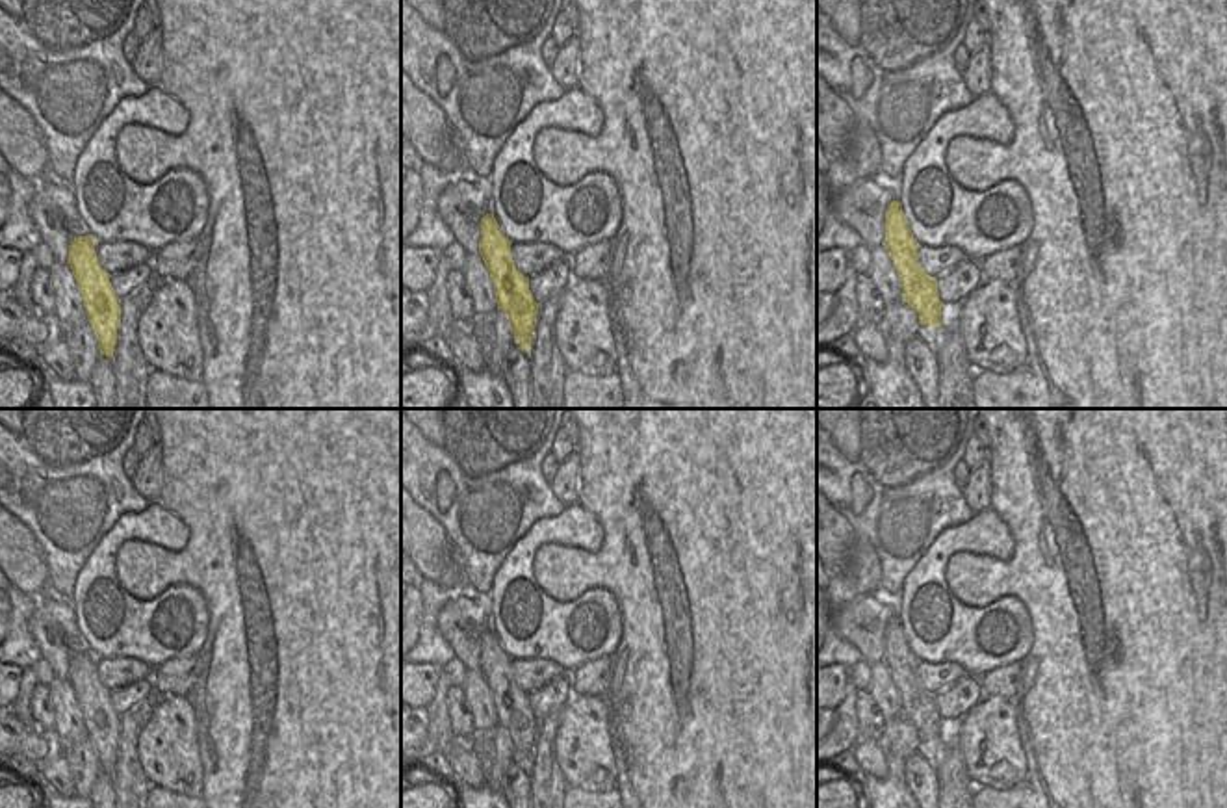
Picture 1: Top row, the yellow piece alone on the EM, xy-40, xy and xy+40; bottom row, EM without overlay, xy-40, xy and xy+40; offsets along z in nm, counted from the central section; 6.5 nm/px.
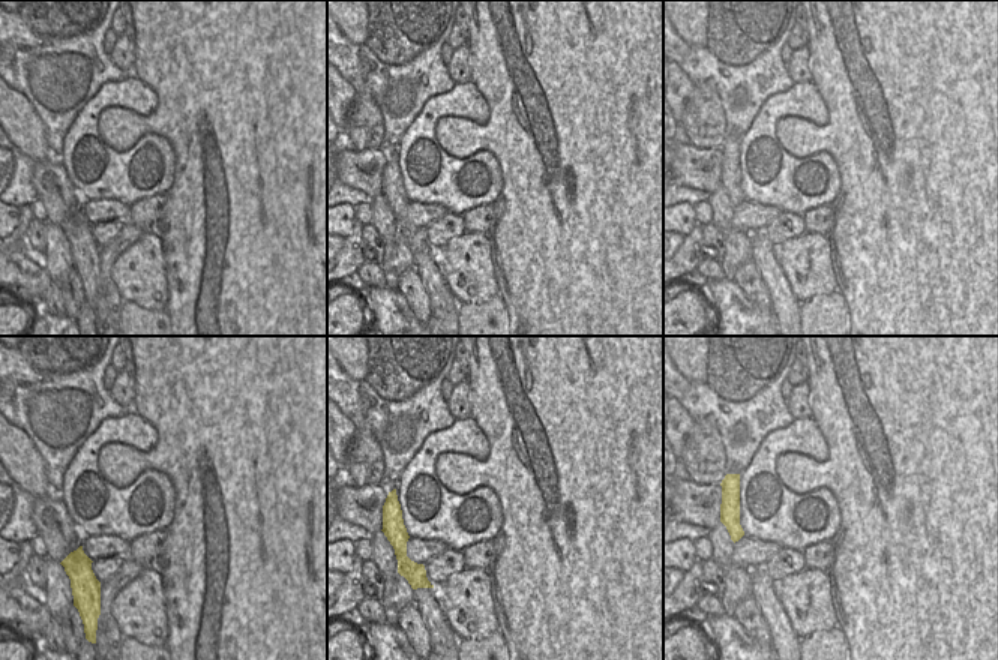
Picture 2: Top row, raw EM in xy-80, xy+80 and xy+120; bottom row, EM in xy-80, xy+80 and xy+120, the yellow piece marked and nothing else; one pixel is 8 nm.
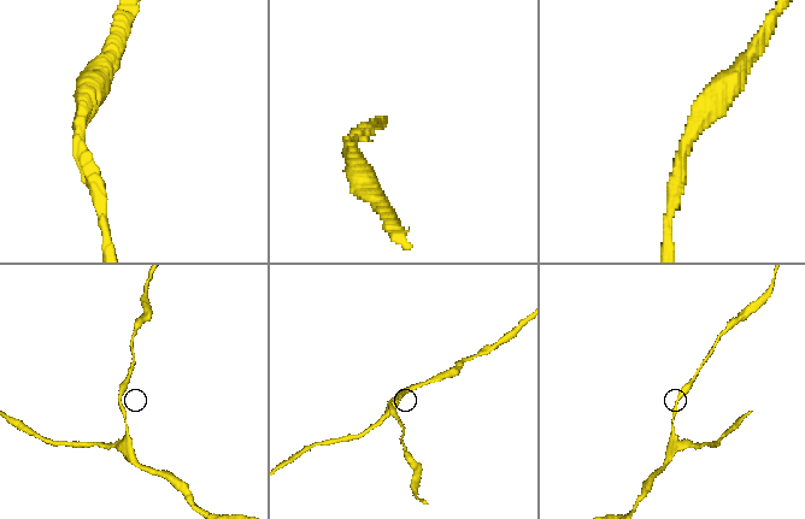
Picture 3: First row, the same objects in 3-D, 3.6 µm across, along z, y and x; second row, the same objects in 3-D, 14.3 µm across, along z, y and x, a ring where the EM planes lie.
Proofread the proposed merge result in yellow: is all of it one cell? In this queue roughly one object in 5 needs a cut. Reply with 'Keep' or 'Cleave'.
Keep.

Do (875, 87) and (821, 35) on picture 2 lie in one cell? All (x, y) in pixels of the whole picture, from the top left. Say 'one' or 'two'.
one

